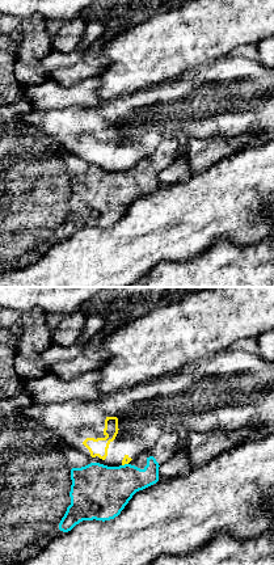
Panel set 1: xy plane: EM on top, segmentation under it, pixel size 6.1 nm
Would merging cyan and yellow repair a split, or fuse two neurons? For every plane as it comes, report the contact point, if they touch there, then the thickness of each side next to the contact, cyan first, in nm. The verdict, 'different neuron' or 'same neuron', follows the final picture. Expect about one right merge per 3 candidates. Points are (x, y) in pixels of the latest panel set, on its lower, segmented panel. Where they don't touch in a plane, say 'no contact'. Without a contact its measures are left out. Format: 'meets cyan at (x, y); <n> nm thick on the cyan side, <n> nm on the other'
meets cyan at (125, 464); 340 nm thick on the cyan side, 50 nm on the other

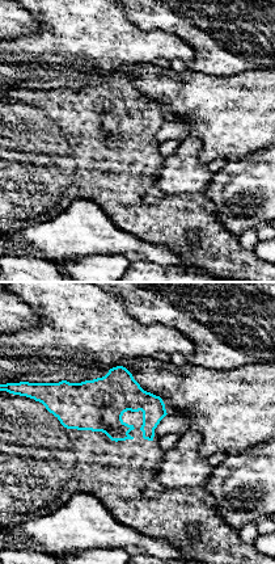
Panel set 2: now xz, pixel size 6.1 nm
no contact

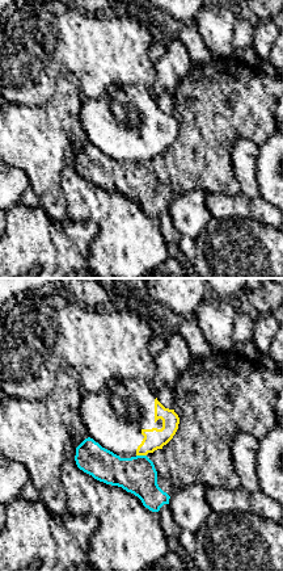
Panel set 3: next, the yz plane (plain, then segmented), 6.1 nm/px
meets cyan at (142, 456); 220 nm thick on the cyan side, 130 nm on the other

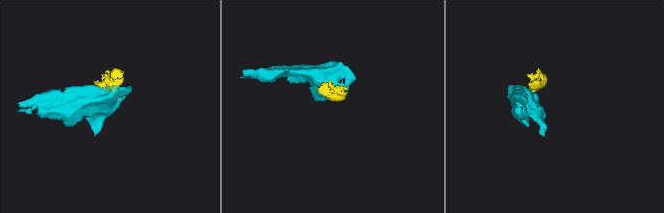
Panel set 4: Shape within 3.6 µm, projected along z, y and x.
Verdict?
different neuron

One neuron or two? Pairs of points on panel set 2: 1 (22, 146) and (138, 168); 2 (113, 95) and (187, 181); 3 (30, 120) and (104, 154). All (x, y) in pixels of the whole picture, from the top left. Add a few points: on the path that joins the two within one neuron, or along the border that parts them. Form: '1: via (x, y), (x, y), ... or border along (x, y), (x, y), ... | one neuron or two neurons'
1: via (51, 154), (93, 154), (109, 168) | one neuron
2: border along (164, 158), (155, 176), (157, 188) | two neurons
3: via (49, 138), (60, 150), (85, 150) | one neuron

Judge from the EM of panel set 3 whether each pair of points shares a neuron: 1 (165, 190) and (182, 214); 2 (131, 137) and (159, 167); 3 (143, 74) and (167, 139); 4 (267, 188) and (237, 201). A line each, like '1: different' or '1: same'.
1: different
2: different
3: different
4: different

